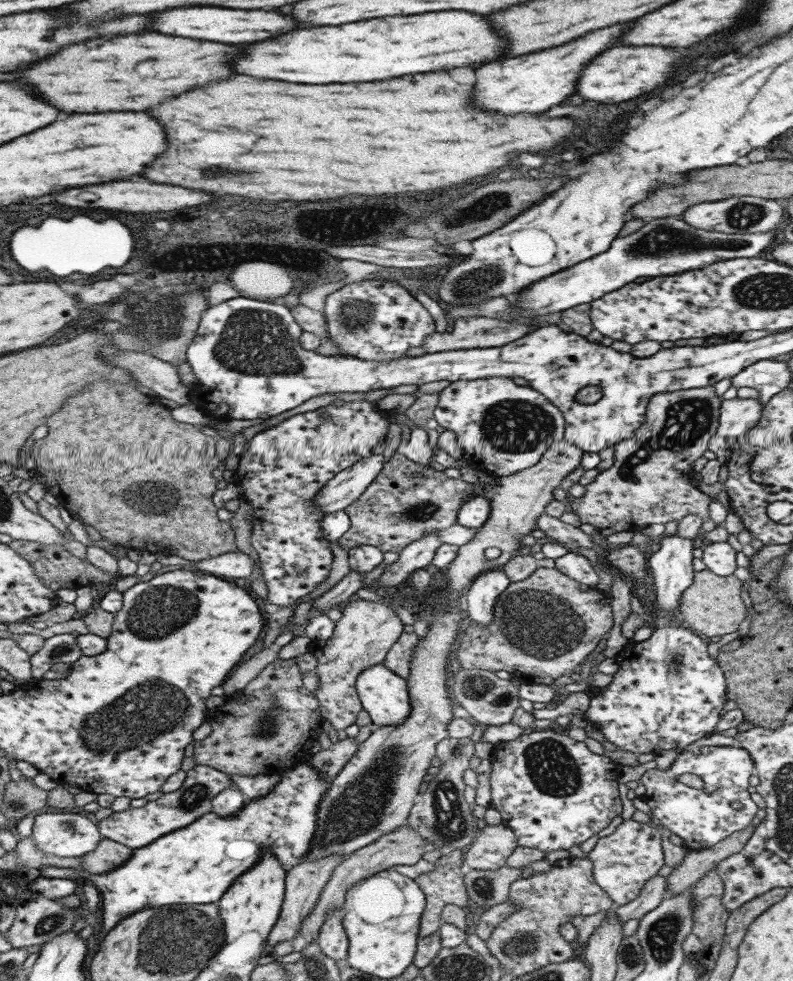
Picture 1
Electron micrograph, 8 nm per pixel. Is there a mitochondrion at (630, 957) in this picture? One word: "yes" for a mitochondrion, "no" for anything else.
yes

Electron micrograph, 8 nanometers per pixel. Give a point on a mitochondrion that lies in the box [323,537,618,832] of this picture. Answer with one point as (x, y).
(538, 623)

